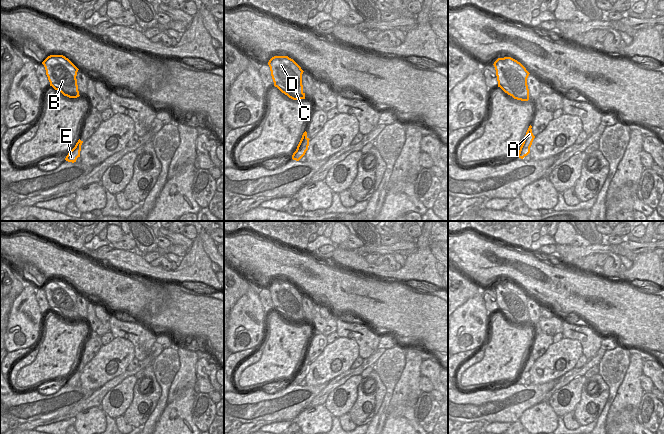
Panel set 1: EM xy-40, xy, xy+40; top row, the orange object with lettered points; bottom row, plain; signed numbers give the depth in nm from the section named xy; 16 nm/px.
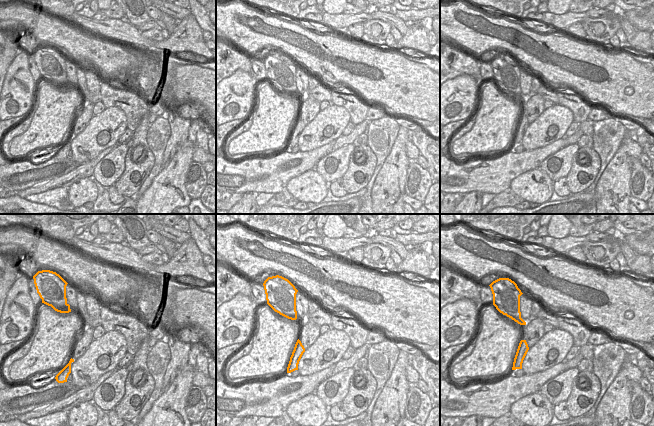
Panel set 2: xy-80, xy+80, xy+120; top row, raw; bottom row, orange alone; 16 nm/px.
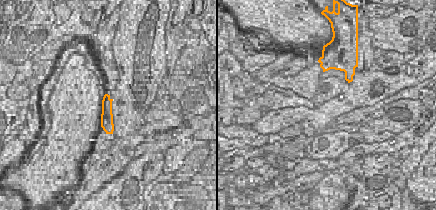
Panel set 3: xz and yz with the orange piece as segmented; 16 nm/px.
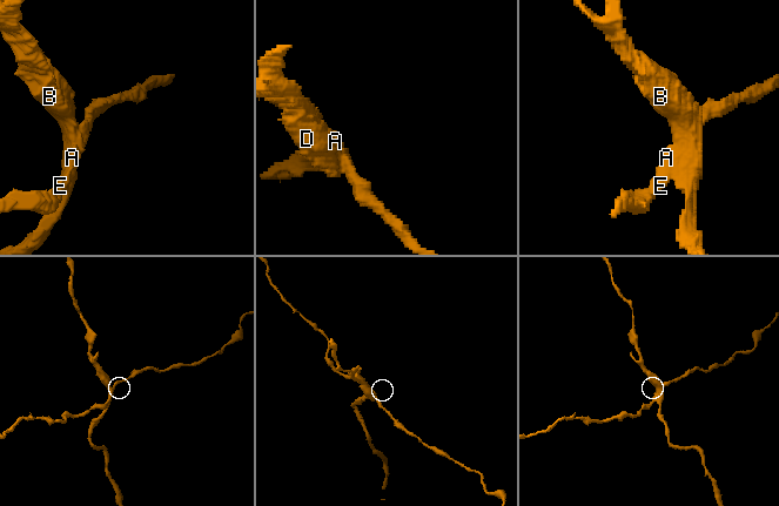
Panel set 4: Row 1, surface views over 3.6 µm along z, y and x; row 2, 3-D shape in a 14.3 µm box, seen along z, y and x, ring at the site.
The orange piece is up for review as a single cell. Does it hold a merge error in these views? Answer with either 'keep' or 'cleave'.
cleave

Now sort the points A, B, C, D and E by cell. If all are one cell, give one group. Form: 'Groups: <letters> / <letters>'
Groups: A E / B C D.

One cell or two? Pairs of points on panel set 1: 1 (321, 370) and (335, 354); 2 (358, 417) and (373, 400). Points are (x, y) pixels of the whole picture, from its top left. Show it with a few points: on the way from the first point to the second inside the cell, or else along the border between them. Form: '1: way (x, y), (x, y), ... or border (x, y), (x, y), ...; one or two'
1: way (325, 366), (332, 358); one
2: way (363, 413), (367, 412), (368, 405); one

